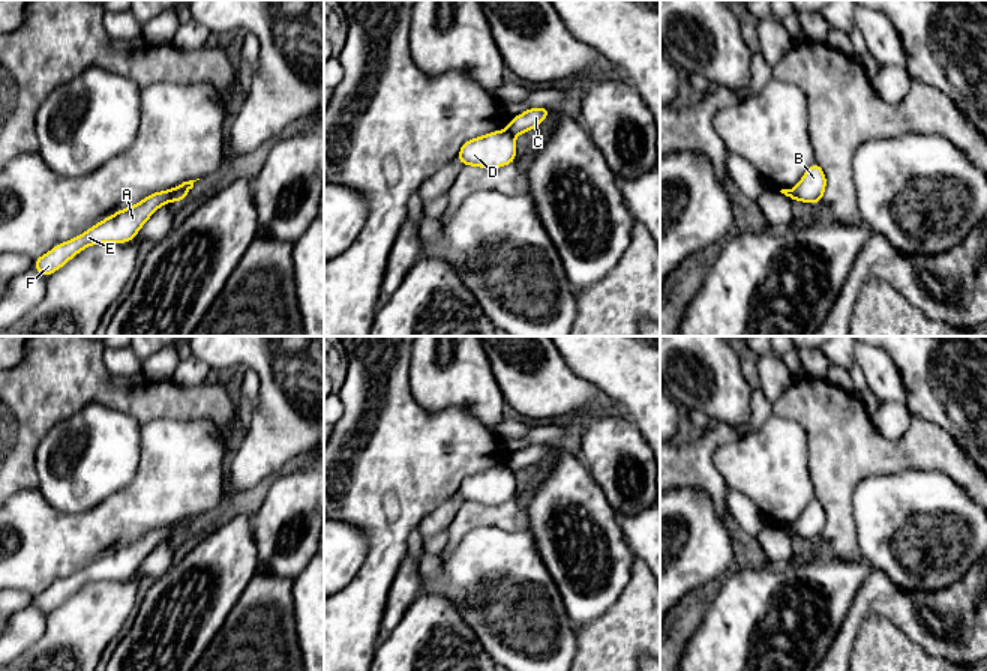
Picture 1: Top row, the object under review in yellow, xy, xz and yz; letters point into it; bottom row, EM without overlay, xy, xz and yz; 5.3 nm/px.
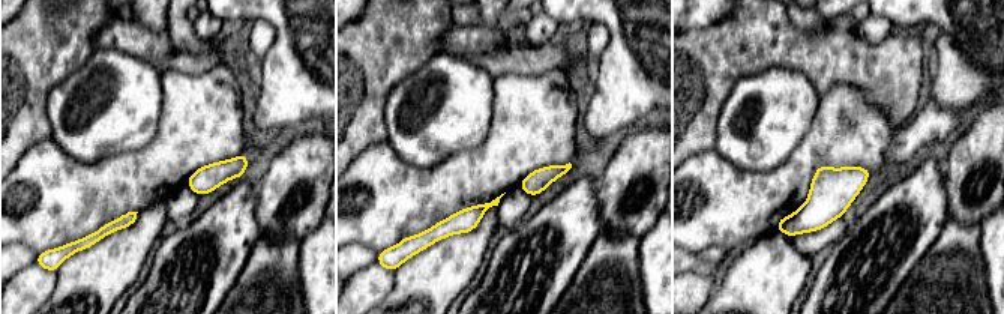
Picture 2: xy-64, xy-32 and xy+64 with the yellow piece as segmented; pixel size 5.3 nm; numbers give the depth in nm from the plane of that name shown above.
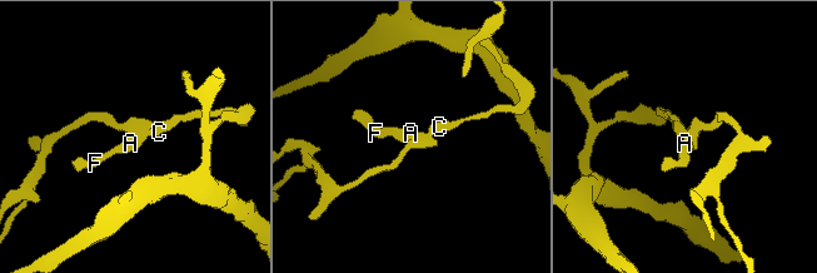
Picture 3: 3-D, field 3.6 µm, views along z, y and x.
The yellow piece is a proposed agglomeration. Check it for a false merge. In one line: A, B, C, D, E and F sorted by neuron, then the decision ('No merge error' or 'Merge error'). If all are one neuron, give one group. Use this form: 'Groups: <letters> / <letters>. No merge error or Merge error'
Groups: A B D E F / C. Merge error

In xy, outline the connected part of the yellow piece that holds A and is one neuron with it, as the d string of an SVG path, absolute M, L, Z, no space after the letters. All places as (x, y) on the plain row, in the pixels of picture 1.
M174 525L153 528L135 542L116 548L86 569L58 579L45 591L34 594L33 603L46 614L90 581L128 579L136 573L141 563L159 543L172 537L172 530Z

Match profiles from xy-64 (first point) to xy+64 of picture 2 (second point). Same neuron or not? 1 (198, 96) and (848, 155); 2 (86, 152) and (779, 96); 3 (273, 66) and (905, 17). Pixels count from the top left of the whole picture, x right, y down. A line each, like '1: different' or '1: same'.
1: same
2: same
3: same

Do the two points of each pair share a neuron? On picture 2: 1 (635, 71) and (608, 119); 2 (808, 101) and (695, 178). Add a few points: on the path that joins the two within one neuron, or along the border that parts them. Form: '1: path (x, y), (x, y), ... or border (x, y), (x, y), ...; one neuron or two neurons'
1: path (632, 83), (614, 107); one neuron
2: border (713, 149), (737, 167), (757, 172); two neurons

